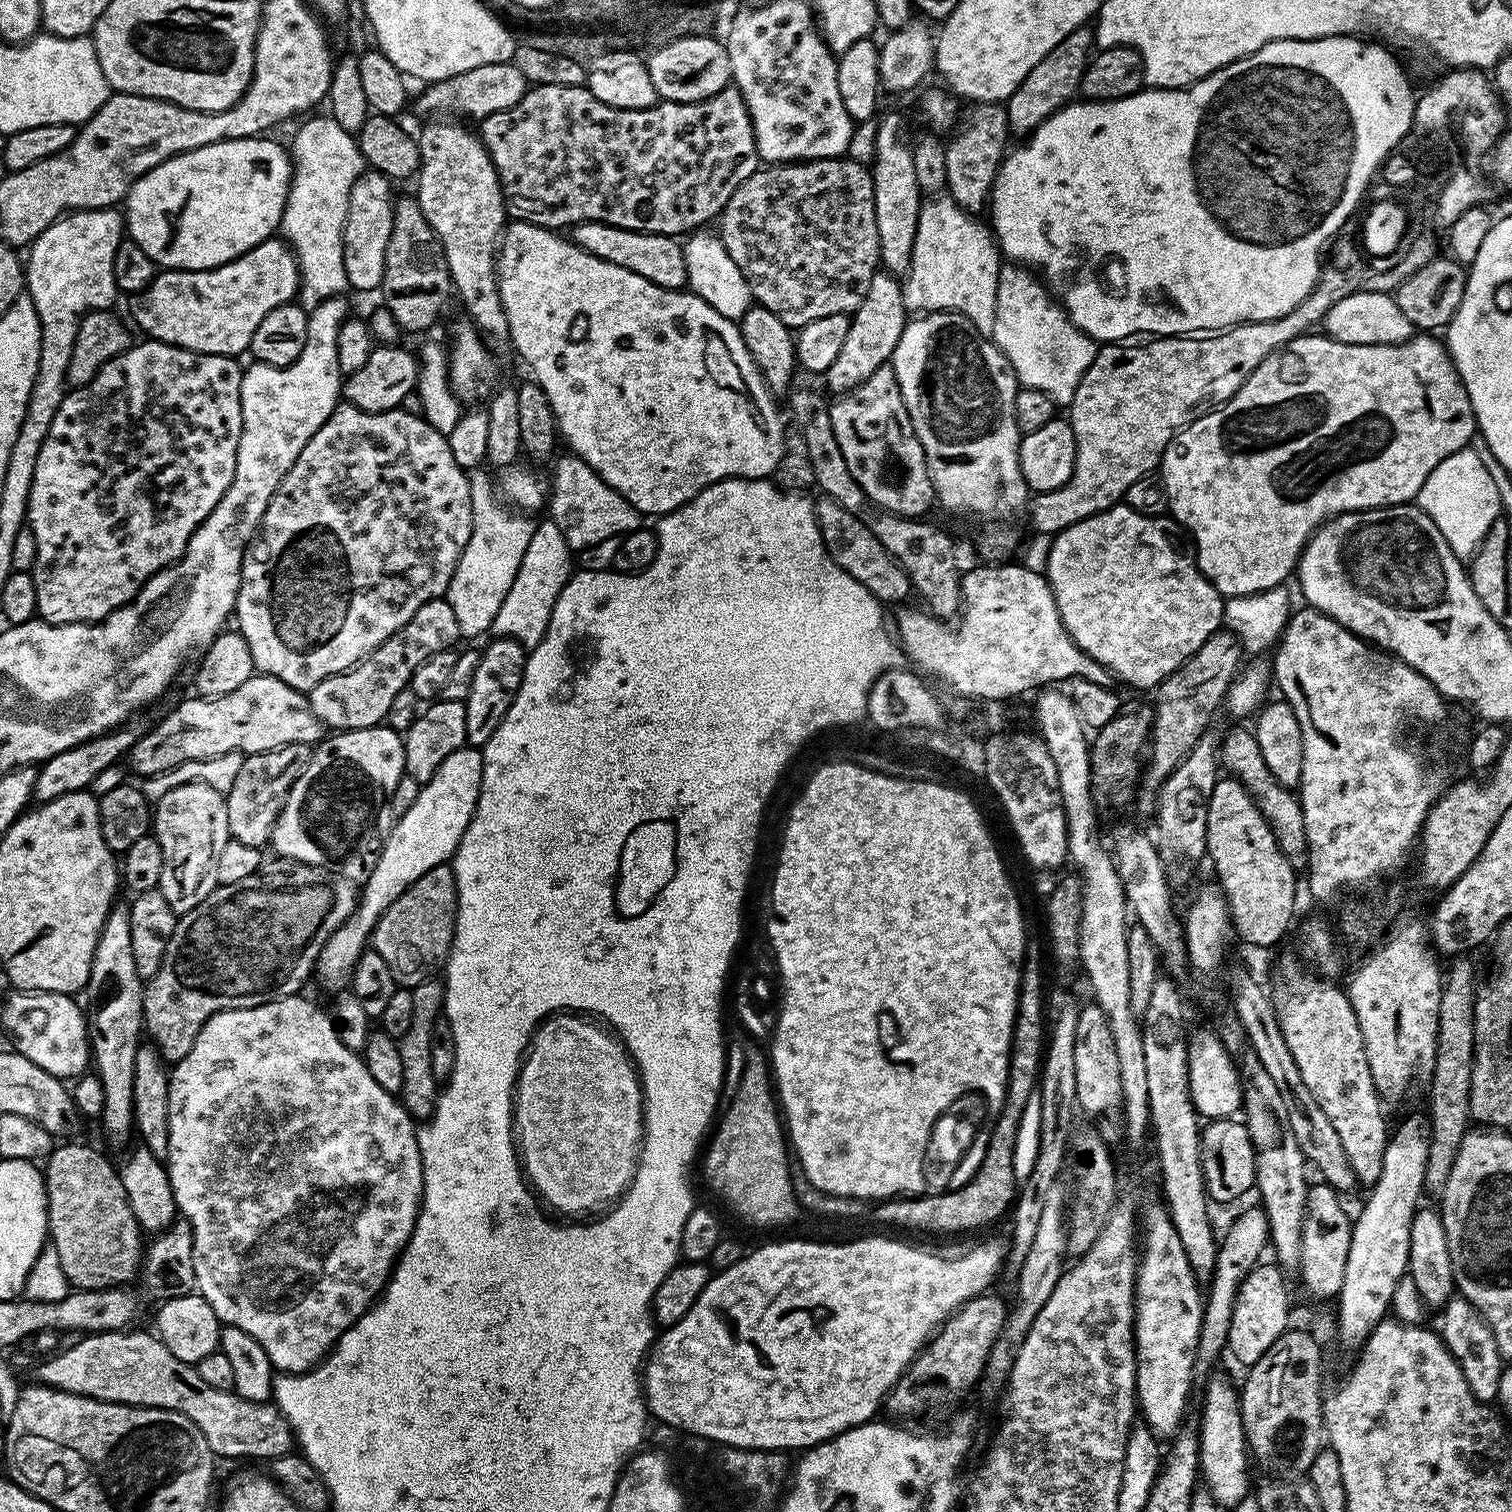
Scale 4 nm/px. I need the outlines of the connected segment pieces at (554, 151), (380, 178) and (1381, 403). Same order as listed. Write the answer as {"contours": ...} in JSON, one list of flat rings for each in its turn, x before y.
{"contours":[[[538,84,529,87,528,92,510,110,498,110,494,114,485,116,478,124,478,135,484,144,484,149,490,154,494,162,494,170,500,179,500,189,504,191,504,210,513,221,521,220,527,224,536,224,540,228,553,230,571,229,578,224,598,222,625,228,631,232,653,232,673,238,683,237,685,234,695,233,703,224,717,219,723,212,726,202,758,170,761,163,756,149,754,126,748,113,746,102,742,94,734,86,723,88,717,96,706,98,702,102,670,102,660,100,651,108,642,110,622,110,618,106,606,106,606,102,598,102,587,86,550,86]],[[365,170,350,190,350,202,344,227,344,265,349,289,360,292,376,292,384,277,386,246,390,242,390,230,394,226,393,181,380,172]],[[1305,334,1289,342,1280,351,1271,352,1225,404,1198,417,1184,431,1177,432,1175,438,1164,448,1158,476,1168,495,1168,512,1173,521,1176,519,1192,535,1192,540,1196,543,1196,565,1200,567,1201,574,1225,598,1254,595,1283,585,1288,580,1287,576,1297,571,1298,561,1309,538,1324,521,1331,520,1333,516,1341,516,1343,512,1389,508,1392,504,1415,501,1422,482,1430,478,1434,466,1450,458,1450,454,1469,447,1478,432,1476,415,1466,394,1466,386,1443,339,1435,340,1432,337,1435,335,1432,334,1416,334,1401,344,1347,344,1324,334,1312,335,1316,334]]]}

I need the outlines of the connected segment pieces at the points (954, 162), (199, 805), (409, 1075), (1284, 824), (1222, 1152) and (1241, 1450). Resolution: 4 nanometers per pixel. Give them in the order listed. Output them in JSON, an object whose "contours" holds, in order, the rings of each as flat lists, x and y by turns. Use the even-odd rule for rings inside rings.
{"contours":[[[973,103,969,108,972,109,969,112,967,109,963,113,958,127,946,140,944,149,946,182,948,183,946,192,965,212,977,214,976,212,982,211,983,208,985,211,989,207,992,187,996,184,996,176,1000,172,1000,166,1004,163,1006,155,1004,143,1010,140,1010,133,1007,110,1003,103]],[[195,780,189,784,179,784,166,790,166,794,162,794,162,798,155,801,154,835,156,841,162,846,162,858,164,859,158,891,164,895,166,902,170,902,170,906,178,914,194,910,194,906,201,904,218,887,216,875,218,874,219,848,230,838,224,797,225,793,214,790,214,786]],[[436,978,424,980,411,989,411,994,414,998,414,1022,398,1041,402,1060,402,1086,398,1096,413,1121,423,1122,434,1114,438,1099,438,1081,430,1063,430,1034,444,1006,444,986]],[[1236,728,1227,737,1223,737,1220,745,1220,762,1229,777,1239,780,1242,787,1252,796,1258,806,1262,818,1270,826,1286,862,1294,870,1304,870,1308,866,1308,843,1306,842,1306,822,1302,814,1299,795,1291,788,1283,788,1270,774,1270,766,1266,766,1266,758,1262,758,1262,749,1258,746,1255,731]],[[1239,1119,1208,1120,1200,1133,1200,1162,1204,1166,1204,1190,1209,1201,1228,1204,1248,1191,1256,1183,1256,1148,1248,1127]],[[1214,1374,1202,1390,1204,1410,1198,1419,1200,1438,1200,1471,1203,1487,1225,1510,1236,1508,1244,1499,1249,1499,1248,1460,1250,1449,1244,1433,1244,1423,1240,1413,1240,1398,1237,1385,1232,1385,1226,1377]]]}

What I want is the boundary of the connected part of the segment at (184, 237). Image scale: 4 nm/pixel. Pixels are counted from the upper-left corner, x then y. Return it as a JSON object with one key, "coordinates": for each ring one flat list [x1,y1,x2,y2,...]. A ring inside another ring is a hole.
{"coordinates":[[249,138,247,140,223,140,214,142,210,146,202,146,198,150,183,152,177,156,171,156,166,162,154,166,145,176,139,176,132,184,132,189,126,197,128,212,126,211,126,232,146,254,150,254,153,262,164,270,179,270,181,272,197,272,207,268,217,268,242,254,246,254,254,246,269,239,272,231,280,228,280,219,284,216,284,207,288,201,288,187,292,184,292,158,287,147,284,148,276,140,264,140,268,138]]}

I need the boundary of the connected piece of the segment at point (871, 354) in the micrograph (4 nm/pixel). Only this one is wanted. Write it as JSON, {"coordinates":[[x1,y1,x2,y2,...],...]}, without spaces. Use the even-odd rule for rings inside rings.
{"coordinates":[[878,270,874,278,870,278,870,290,862,298,862,306,858,306,850,316,850,330,846,334,846,342,828,367,826,379,828,388,835,394,851,392,864,384,874,370,891,361,894,346,898,346,898,338,902,338,902,330,910,319,910,313,904,306,904,290,897,277]]}

